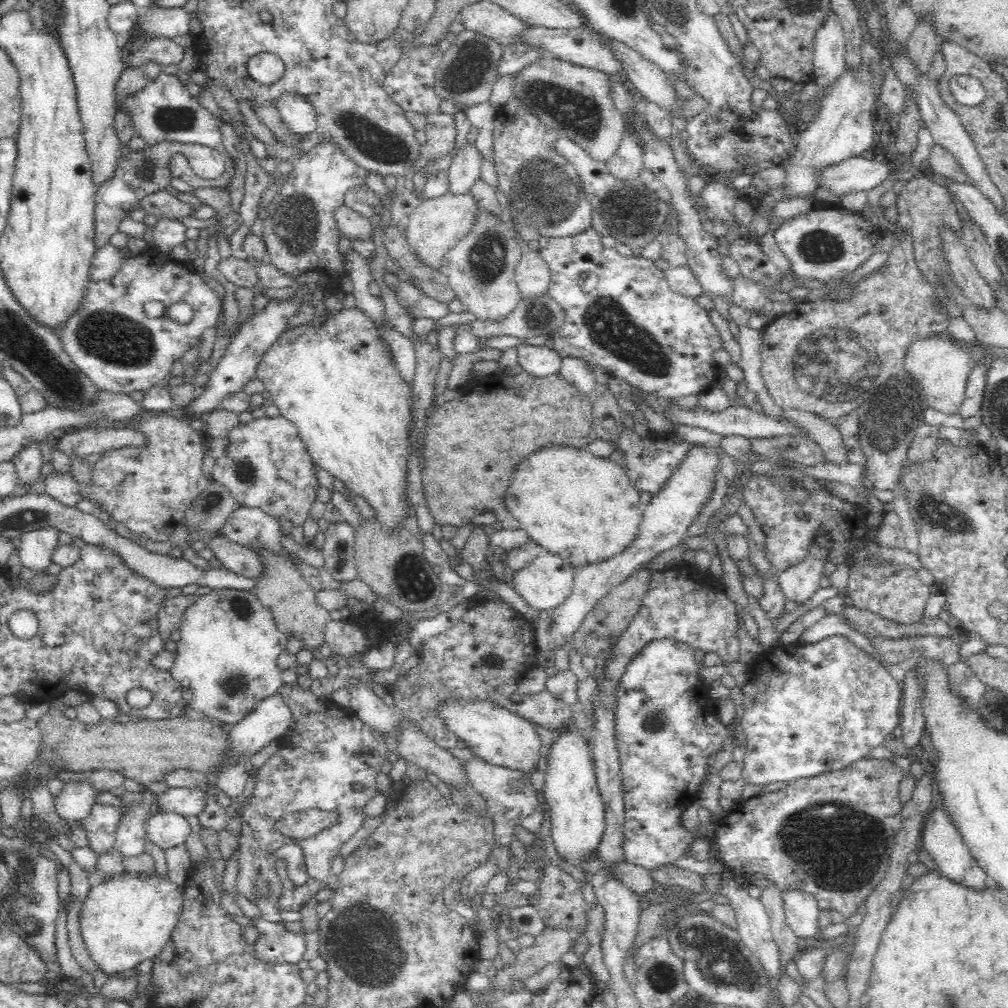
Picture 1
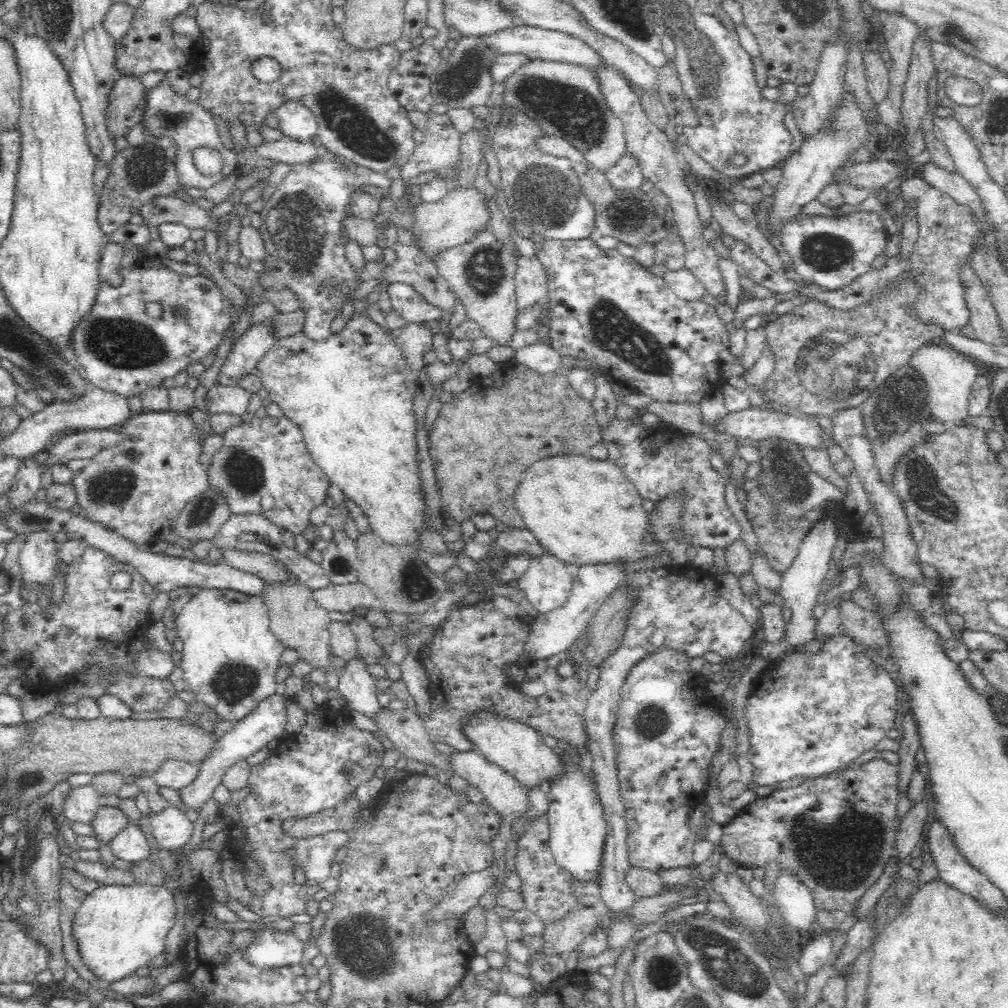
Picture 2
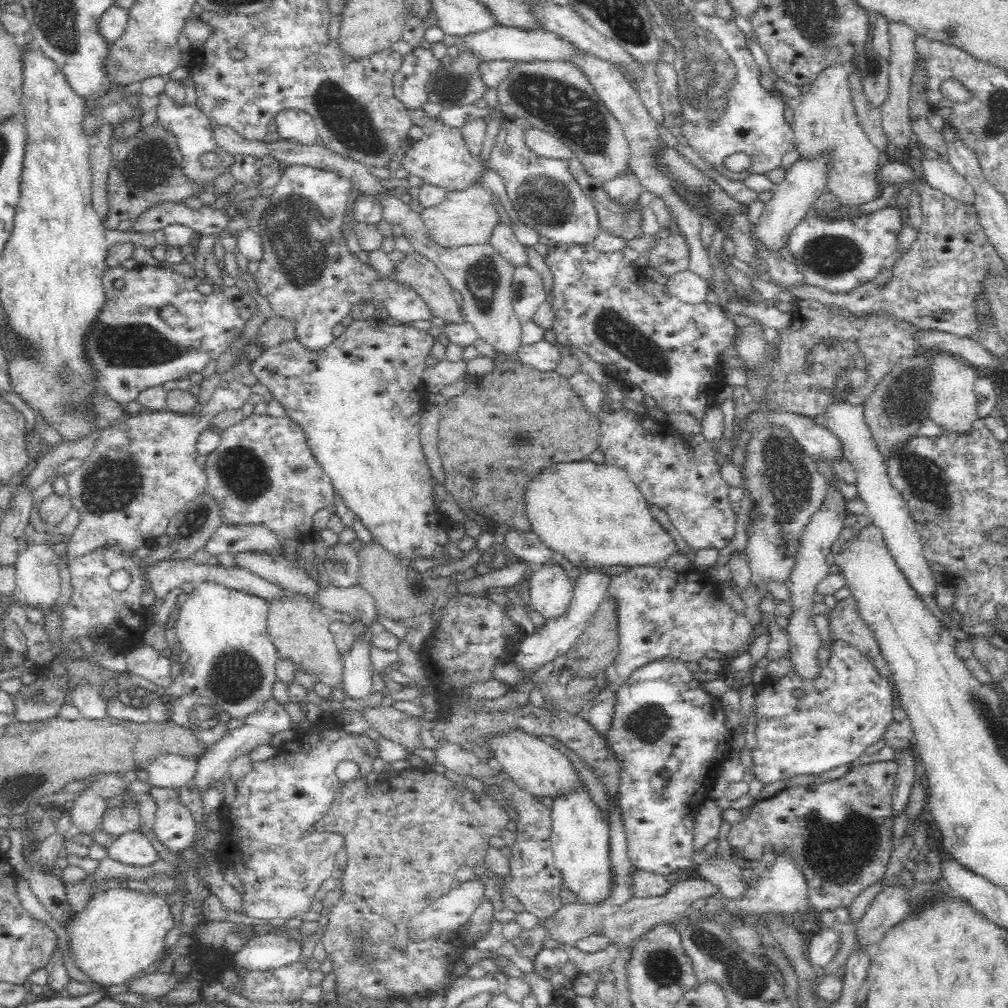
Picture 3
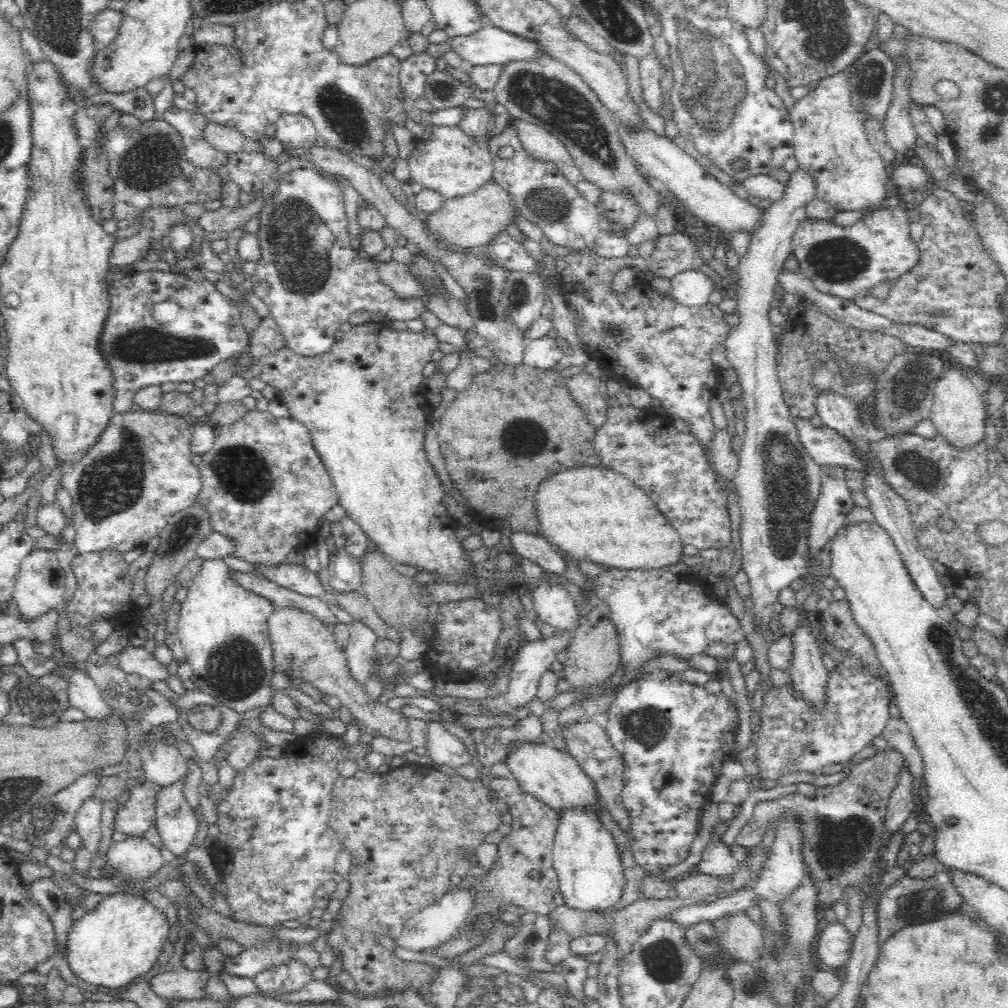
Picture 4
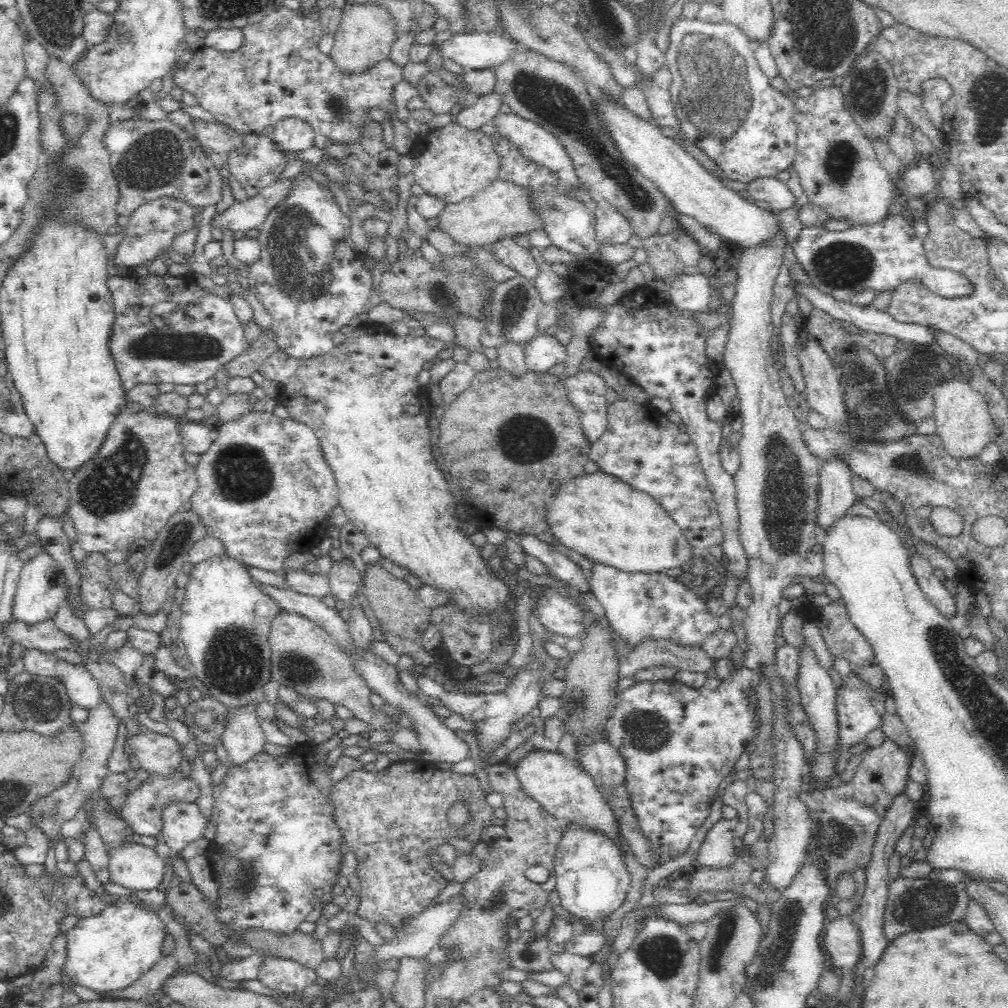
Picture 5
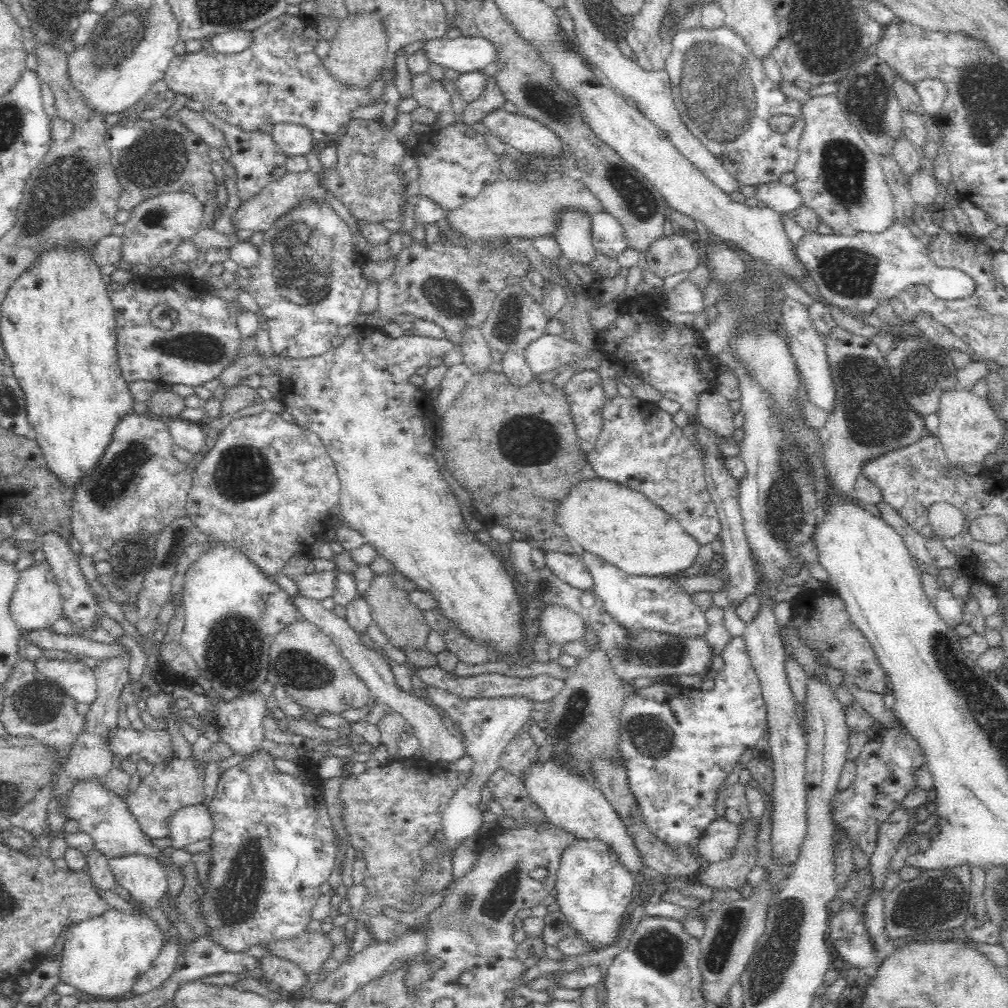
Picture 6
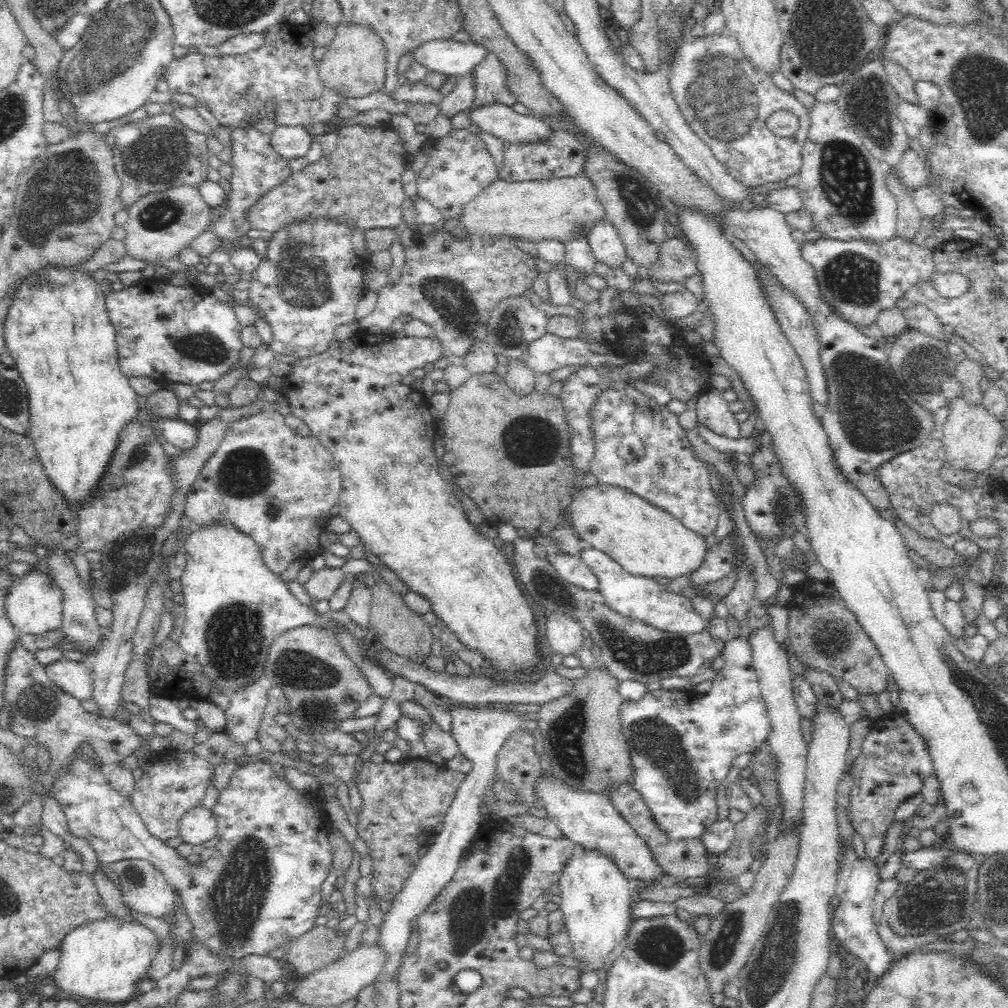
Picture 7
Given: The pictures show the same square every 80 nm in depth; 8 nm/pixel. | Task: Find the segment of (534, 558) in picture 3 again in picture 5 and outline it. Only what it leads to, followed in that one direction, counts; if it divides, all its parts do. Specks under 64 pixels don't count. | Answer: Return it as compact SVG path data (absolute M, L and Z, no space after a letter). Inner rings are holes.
M529 533L519 534L519 541L526 549L526 553L538 558L546 566L549 574L574 586L580 592L587 593L591 590L589 572L582 570L571 557L556 551L551 543L546 543Z

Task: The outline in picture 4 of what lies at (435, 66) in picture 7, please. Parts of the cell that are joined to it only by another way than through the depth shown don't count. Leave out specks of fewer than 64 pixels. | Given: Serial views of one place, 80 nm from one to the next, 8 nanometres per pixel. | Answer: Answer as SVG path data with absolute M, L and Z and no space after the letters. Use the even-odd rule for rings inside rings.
M489 24L480 27L474 34L448 38L450 50L463 60L463 65L486 66L486 64L503 65L513 60L530 60L542 55L537 46Z

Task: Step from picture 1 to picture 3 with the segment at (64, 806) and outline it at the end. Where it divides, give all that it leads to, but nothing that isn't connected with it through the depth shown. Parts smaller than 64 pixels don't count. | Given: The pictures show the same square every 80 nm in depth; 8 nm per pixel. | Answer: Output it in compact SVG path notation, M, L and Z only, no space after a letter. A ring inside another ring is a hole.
M90 788L76 796L74 808L70 812L70 819L74 824L73 831L88 838L93 838L94 834L102 831L102 816L107 808L104 799Z

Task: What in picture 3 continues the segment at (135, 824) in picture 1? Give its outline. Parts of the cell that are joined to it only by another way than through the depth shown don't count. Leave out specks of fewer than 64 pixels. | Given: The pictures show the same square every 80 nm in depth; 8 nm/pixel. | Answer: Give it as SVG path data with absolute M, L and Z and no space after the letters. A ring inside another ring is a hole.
M140 831L118 835L107 849L107 857L126 866L140 866L140 868L160 860L156 848Z

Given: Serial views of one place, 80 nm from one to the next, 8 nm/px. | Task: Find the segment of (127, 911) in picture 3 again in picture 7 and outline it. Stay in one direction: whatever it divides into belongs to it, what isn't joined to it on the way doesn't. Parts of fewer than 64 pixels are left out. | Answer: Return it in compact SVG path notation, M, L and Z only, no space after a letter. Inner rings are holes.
M108 916L92 924L82 924L65 936L60 948L59 963L51 983L66 996L76 996L105 1004L126 1004L138 996L140 980L146 976L150 962L160 948L158 936L146 925L130 924Z

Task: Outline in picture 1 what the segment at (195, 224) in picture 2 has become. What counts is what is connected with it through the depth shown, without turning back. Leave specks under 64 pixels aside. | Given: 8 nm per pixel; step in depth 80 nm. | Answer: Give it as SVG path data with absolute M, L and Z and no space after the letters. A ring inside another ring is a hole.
M156 192L153 195L146 196L142 200L141 208L147 214L156 216L159 220L168 219L172 221L182 222L182 220L190 220L196 218L196 208L190 204L186 204L183 200L171 196L168 192Z

